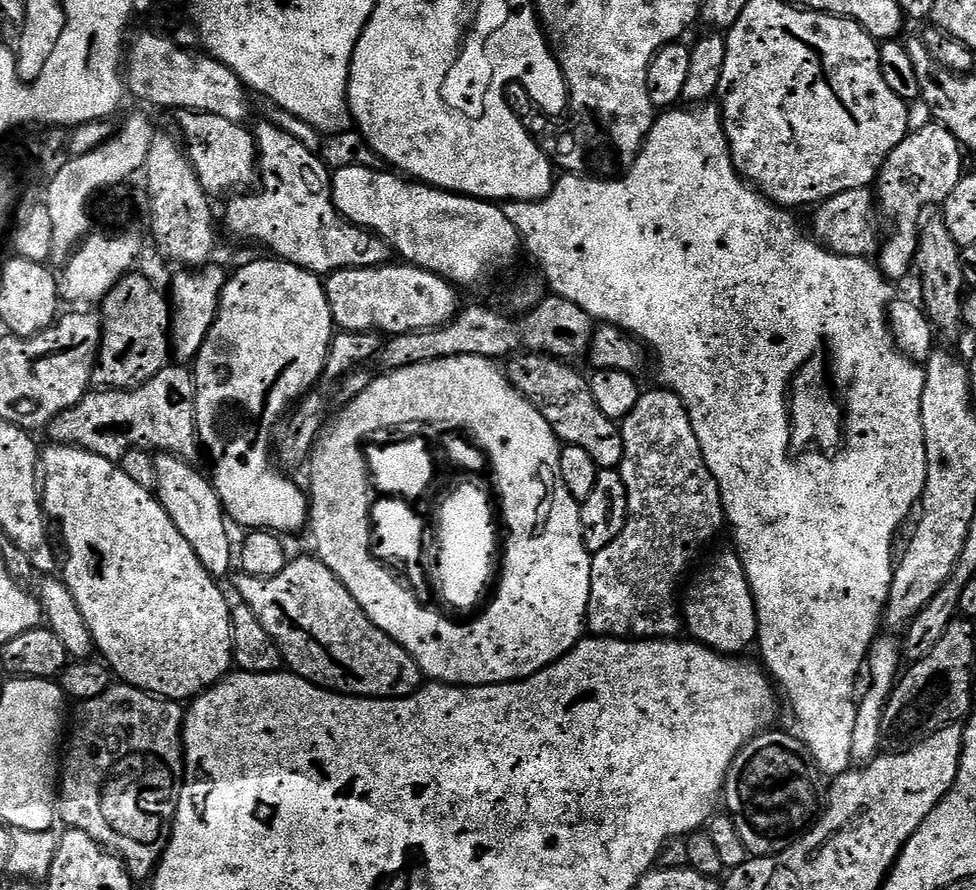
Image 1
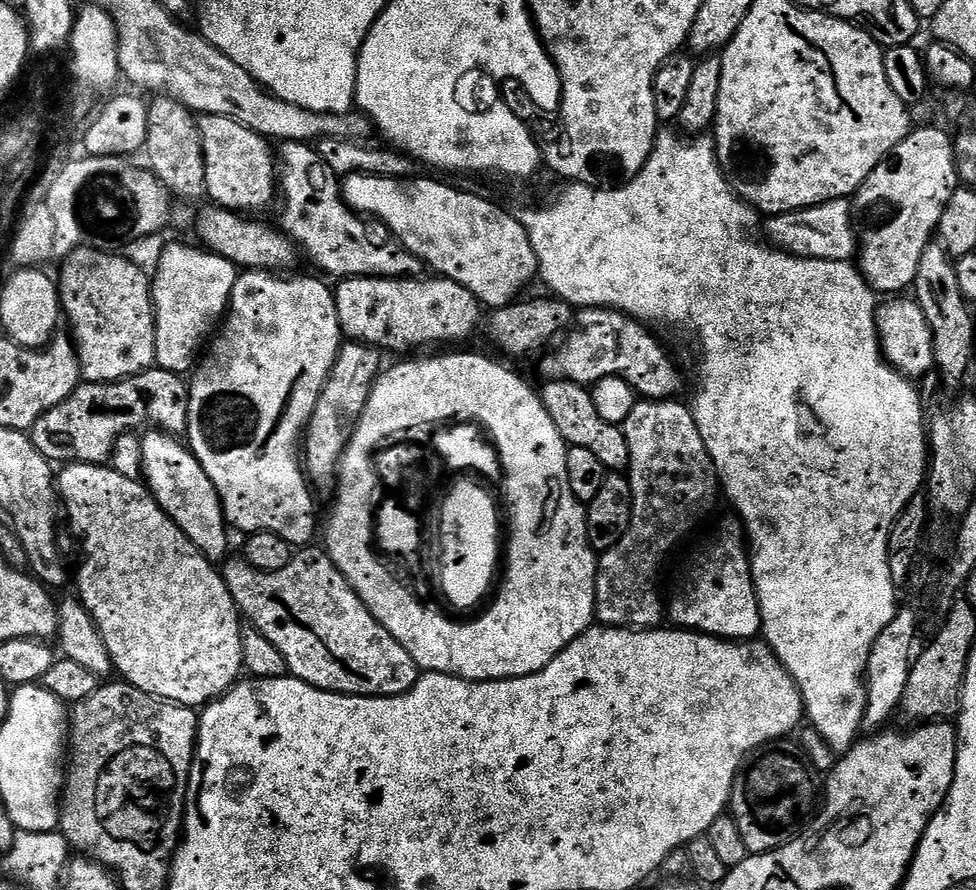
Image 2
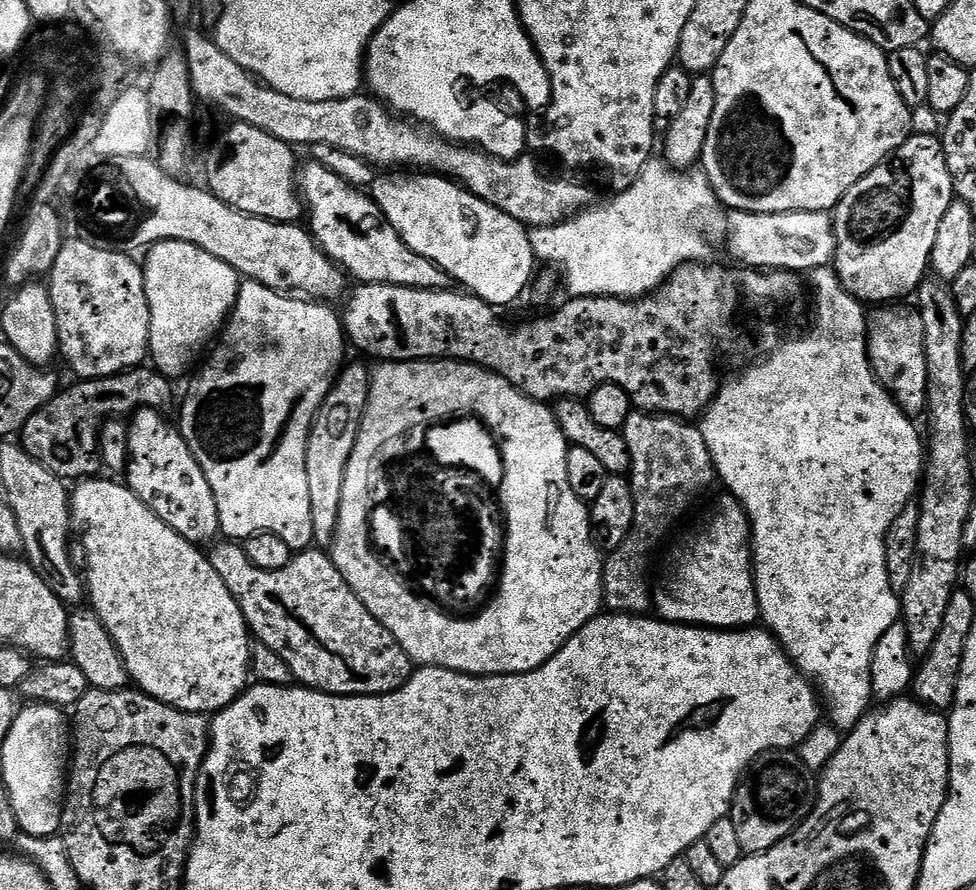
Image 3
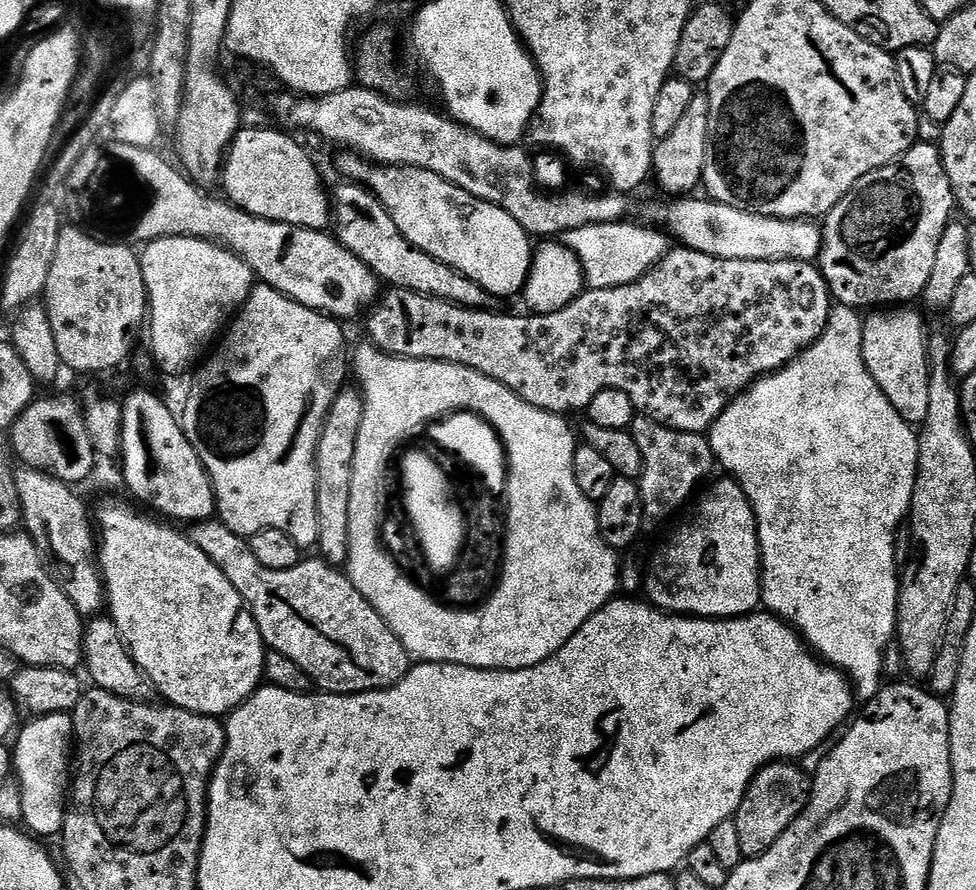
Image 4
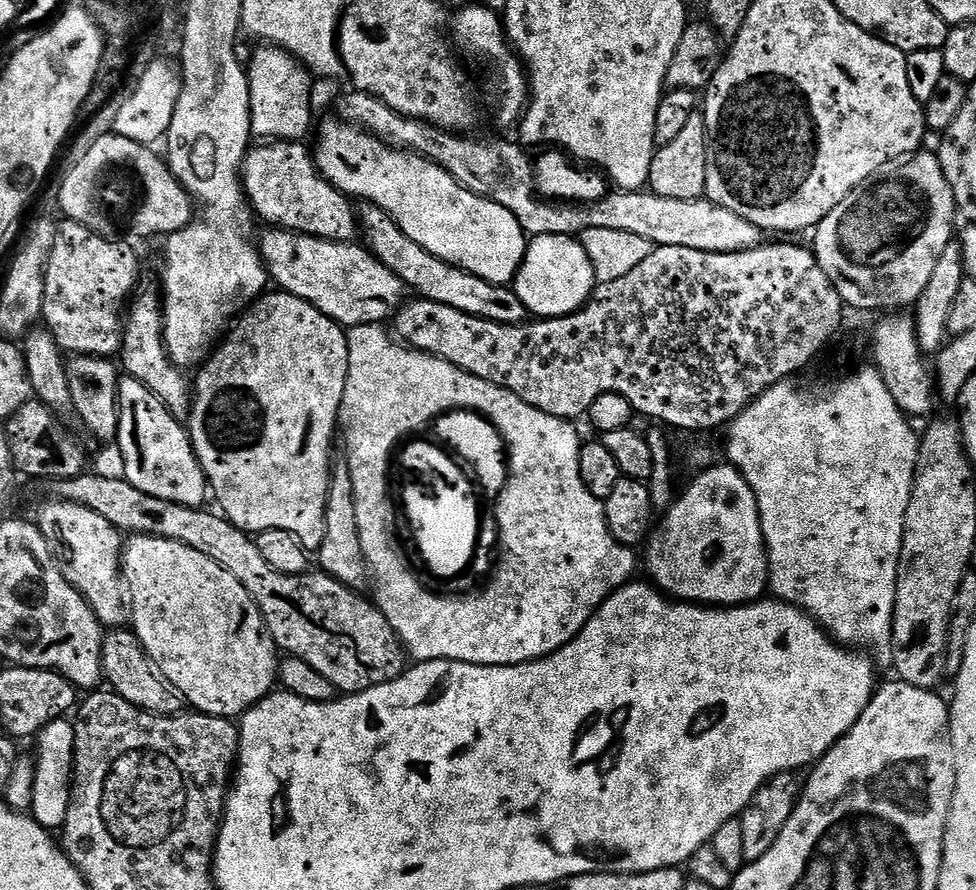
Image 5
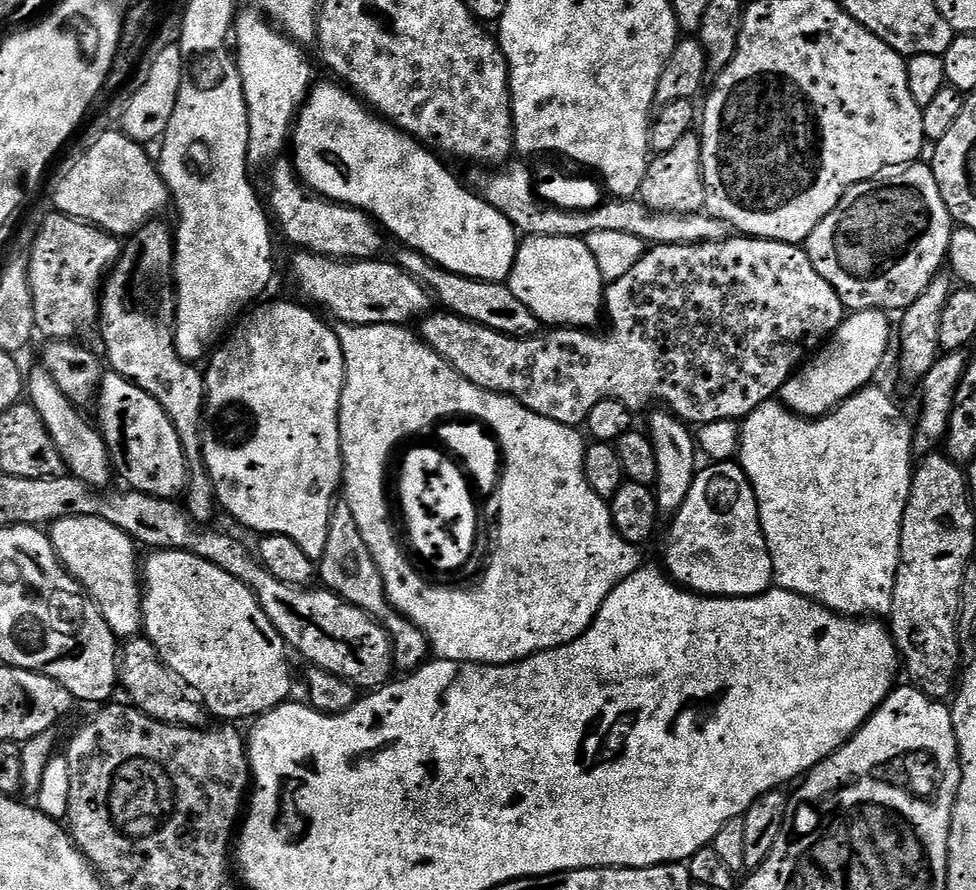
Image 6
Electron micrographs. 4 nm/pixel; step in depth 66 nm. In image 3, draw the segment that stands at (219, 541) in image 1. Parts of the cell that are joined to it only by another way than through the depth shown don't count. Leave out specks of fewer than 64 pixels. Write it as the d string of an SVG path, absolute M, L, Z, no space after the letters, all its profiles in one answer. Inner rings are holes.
M142 408L131 417L128 437L132 458L128 461L126 483L170 530L194 545L211 545L221 535L214 490L210 490L210 482L206 482L206 474L202 474L202 466L186 446L179 427L171 428L160 416L155 408Z

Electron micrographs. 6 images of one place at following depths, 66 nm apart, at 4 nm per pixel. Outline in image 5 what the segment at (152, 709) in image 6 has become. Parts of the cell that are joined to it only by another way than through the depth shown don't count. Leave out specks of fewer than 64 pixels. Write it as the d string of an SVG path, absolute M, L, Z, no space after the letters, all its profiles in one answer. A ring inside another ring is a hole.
M121 626L111 629L105 635L102 646L103 679L107 687L121 696L130 706L152 712L155 716L174 716L181 711L182 697L152 664L152 659L144 652L136 633Z

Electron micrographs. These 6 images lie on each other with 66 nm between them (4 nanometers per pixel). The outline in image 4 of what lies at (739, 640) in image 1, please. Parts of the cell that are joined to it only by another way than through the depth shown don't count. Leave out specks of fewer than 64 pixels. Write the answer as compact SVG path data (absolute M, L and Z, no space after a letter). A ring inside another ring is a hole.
M723 479L695 501L696 513L684 536L674 533L664 548L657 550L648 572L646 568L643 591L648 591L647 599L661 612L730 620L733 616L748 616L761 607L756 515L738 481Z

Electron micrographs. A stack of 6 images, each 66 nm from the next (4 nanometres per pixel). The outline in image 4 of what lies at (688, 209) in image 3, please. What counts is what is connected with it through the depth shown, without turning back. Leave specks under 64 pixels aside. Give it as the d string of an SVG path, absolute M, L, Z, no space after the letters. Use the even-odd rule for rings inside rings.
M628 223L582 226L564 233L562 242L580 259L588 288L613 288L641 280L670 250L669 237L663 231L652 226L643 228L640 224Z

